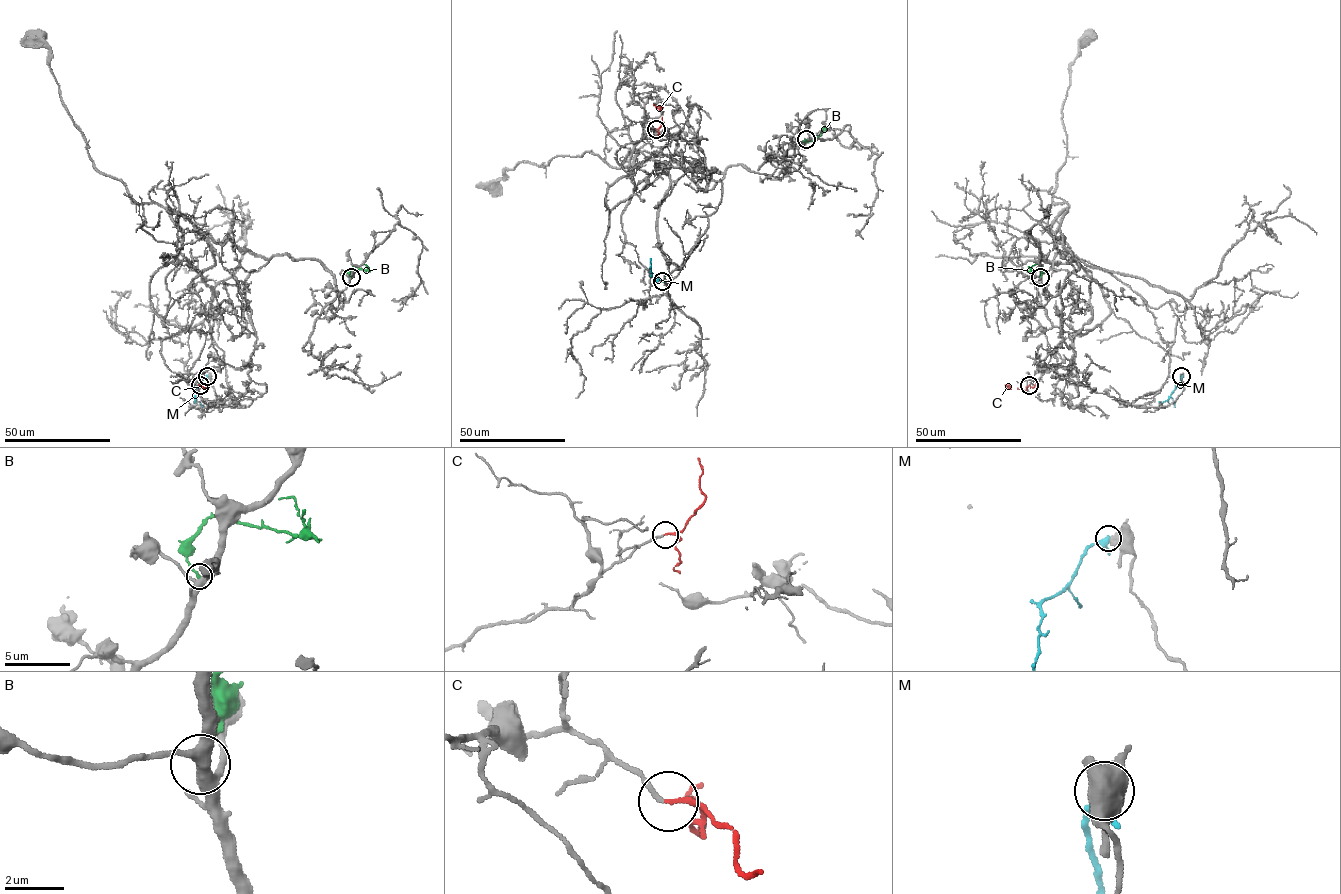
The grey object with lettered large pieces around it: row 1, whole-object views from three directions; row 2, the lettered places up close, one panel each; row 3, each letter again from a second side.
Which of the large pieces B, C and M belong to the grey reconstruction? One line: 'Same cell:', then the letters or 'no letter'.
Same cell: C

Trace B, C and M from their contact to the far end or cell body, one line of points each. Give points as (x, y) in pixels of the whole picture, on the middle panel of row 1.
B: (806, 139), (813, 140), (823, 130), (819, 136)
C: (656, 129), (662, 122), (659, 107), (653, 104)
M: (662, 281), (656, 281), (650, 270), (658, 273)

